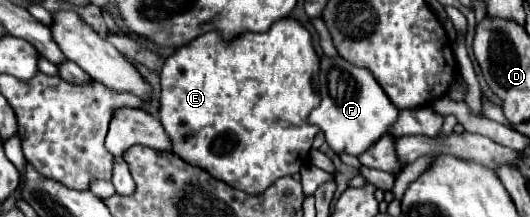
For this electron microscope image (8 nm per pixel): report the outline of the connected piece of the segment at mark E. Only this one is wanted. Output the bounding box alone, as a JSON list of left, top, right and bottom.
[159,18,319,196]

